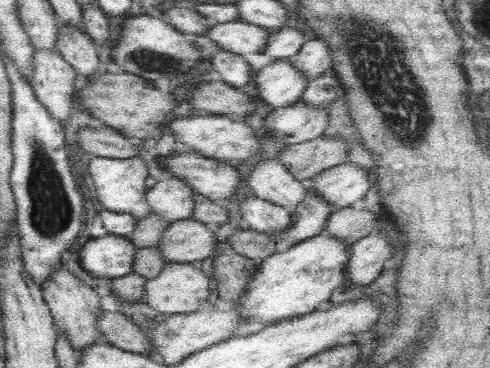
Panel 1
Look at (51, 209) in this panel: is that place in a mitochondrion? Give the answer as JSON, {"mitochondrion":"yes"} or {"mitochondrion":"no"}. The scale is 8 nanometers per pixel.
{"mitochondrion":"yes"}

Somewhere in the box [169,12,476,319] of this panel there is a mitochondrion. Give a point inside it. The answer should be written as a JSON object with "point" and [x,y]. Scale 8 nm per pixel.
{"point":[389,80]}

